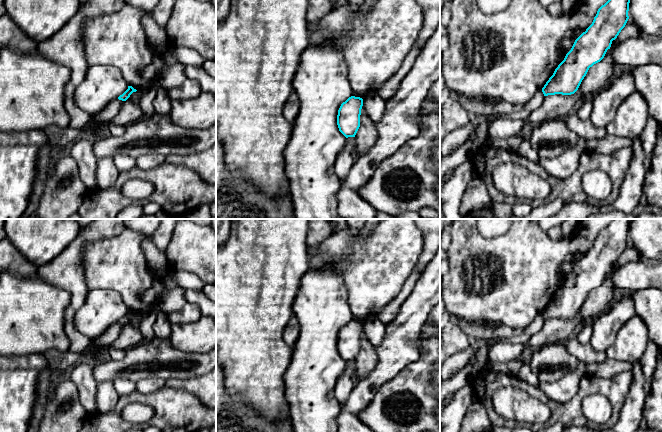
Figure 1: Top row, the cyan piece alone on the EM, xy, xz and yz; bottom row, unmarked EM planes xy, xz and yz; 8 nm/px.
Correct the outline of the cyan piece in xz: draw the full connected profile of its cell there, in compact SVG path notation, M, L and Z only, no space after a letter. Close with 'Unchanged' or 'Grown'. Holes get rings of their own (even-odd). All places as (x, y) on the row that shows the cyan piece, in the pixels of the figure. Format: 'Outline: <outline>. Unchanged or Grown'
Outline: M351 96L343 102L338 110L337 125L339 131L346 137L355 137L360 127L360 115L363 99Z. Unchanged

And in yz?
Outline: M608 0L592 24L574 42L564 60L542 88L544 96L574 94L590 67L600 62L625 27L630 0Z. Unchanged

